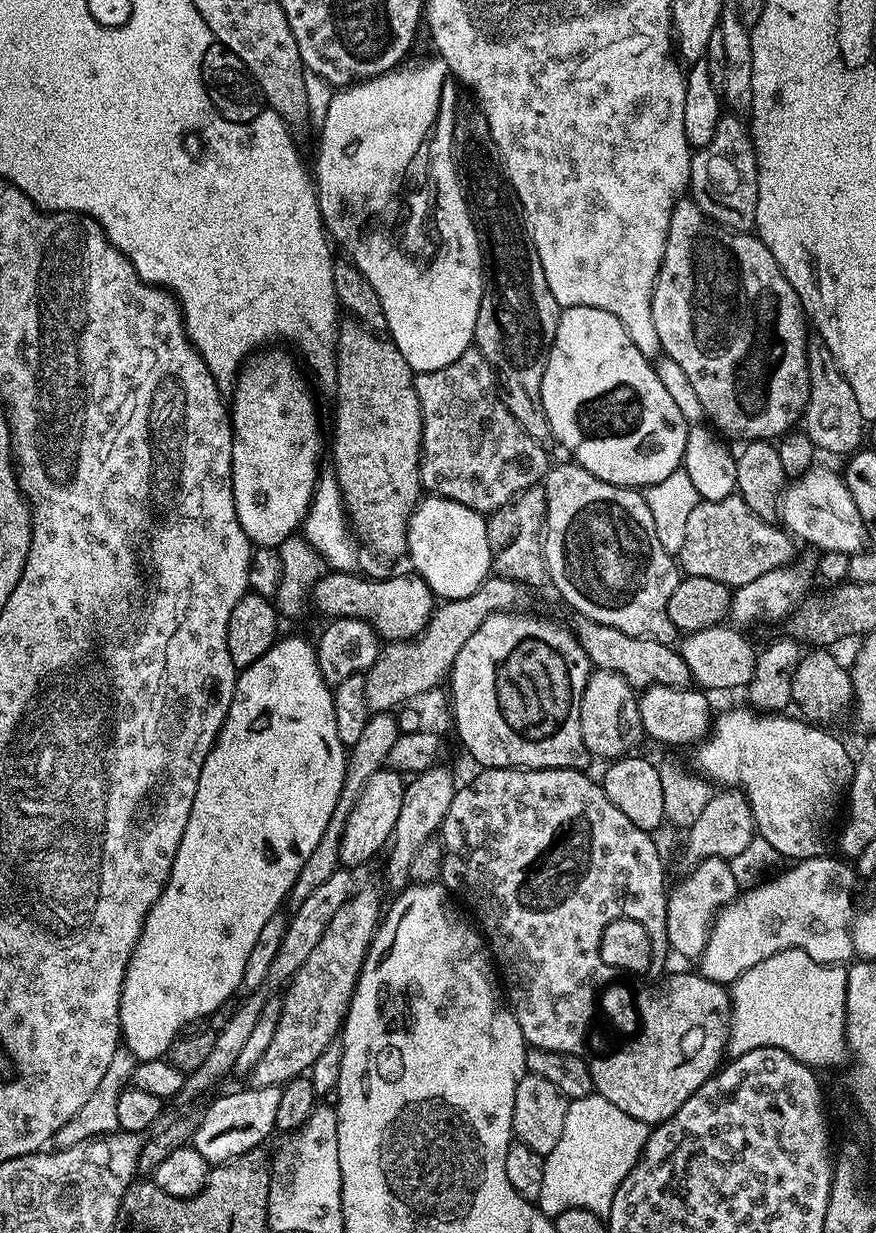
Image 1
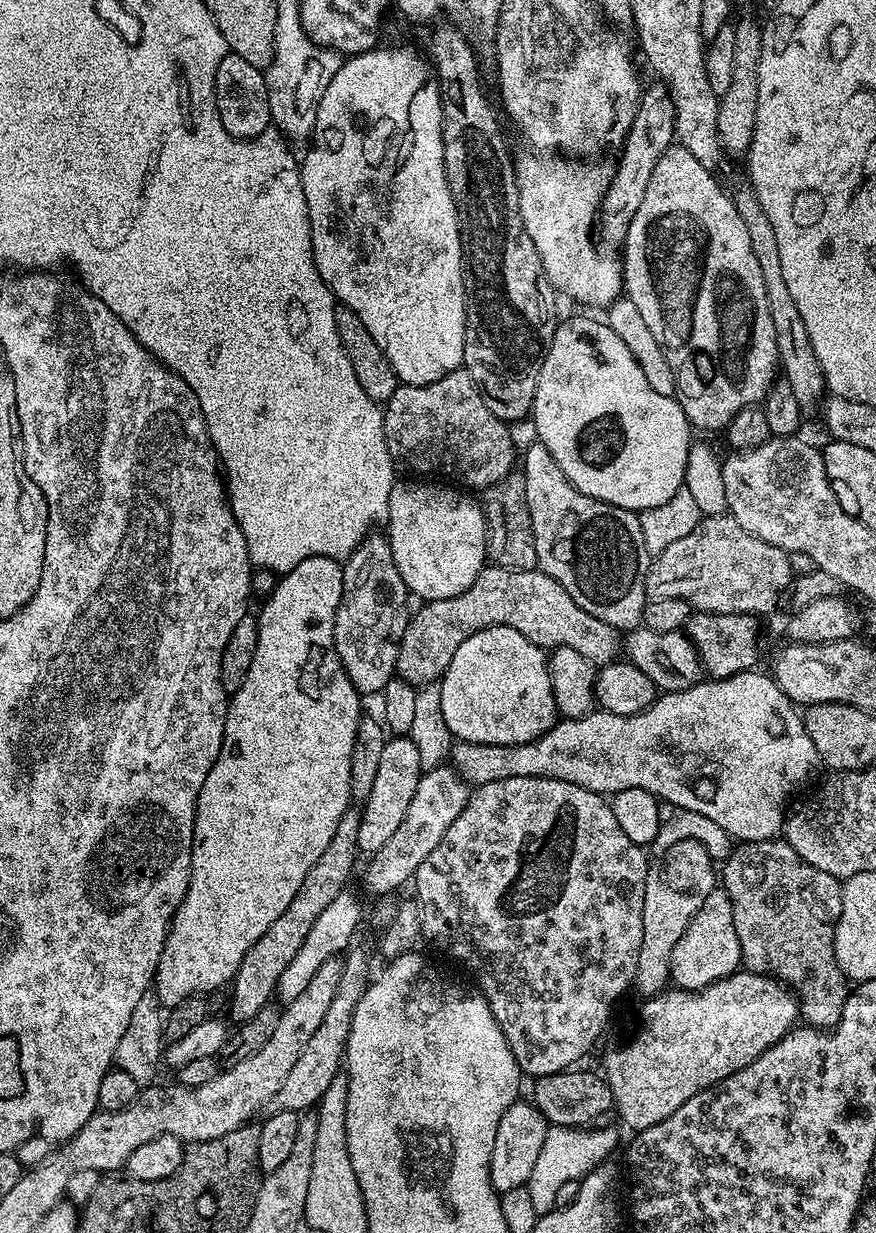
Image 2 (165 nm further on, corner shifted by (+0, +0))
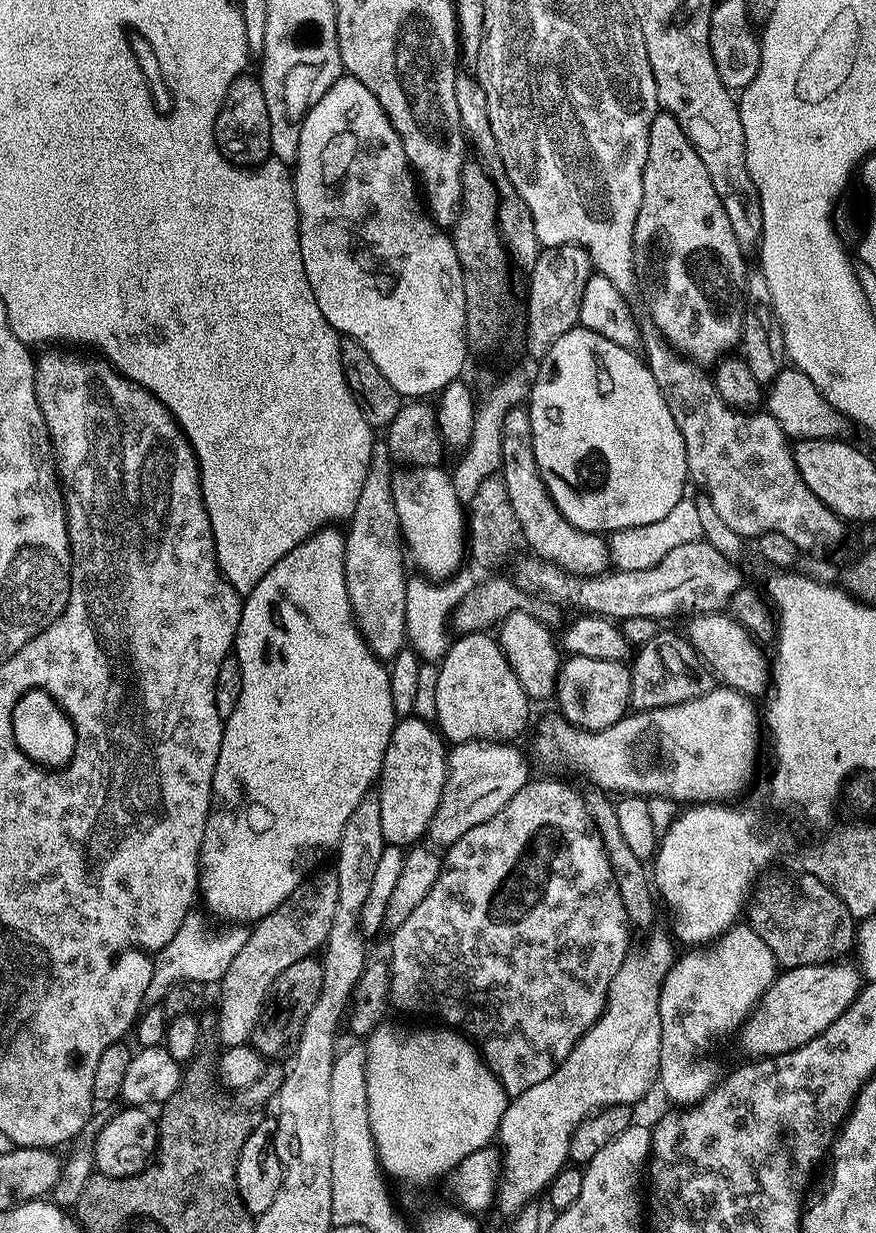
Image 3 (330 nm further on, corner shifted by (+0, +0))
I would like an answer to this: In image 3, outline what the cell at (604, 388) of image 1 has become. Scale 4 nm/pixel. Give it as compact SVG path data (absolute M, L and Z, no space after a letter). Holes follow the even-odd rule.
M582 327L570 329L539 361L537 381L534 382L532 394L526 407L530 414L530 430L534 442L534 458L544 480L546 490L558 510L578 530L611 534L618 530L626 530L630 526L647 526L649 522L658 522L665 514L670 514L678 502L685 499L684 483L689 483L688 463L686 462L686 446L682 442L682 434L678 430L678 422L674 422L674 414L670 414L670 406L666 406L666 398L662 398L662 390L658 390L658 382L654 382L654 374L650 374L647 363L633 349L618 346L618 342L610 342L610 338L602 338L602 334L594 334L594 330Z

